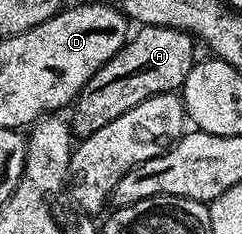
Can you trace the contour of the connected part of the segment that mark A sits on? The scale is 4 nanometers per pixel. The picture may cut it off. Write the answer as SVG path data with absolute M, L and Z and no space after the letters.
M140 25L136 30L139 31L128 37L124 46L91 77L75 99L69 125L76 139L82 140L97 132L97 128L105 128L105 124L117 120L117 116L129 112L129 108L137 108L137 104L149 100L149 96L178 91L189 76L197 61L197 42L192 35L168 26Z

